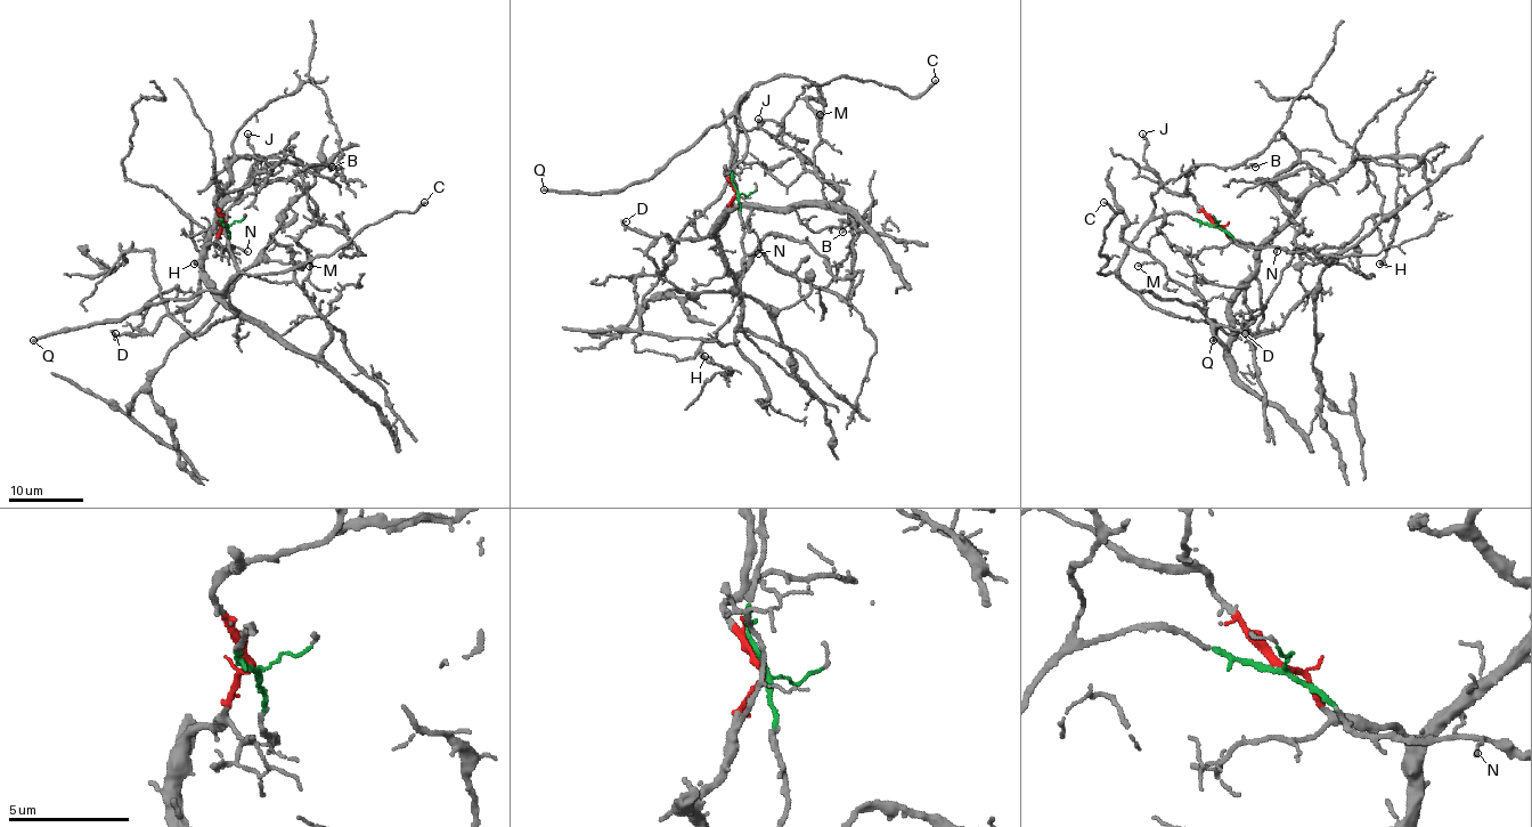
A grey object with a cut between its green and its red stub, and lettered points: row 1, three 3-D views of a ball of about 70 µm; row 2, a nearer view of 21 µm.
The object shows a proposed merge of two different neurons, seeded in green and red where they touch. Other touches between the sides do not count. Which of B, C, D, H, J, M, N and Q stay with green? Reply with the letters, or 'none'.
B, C, H, J, N, Q

